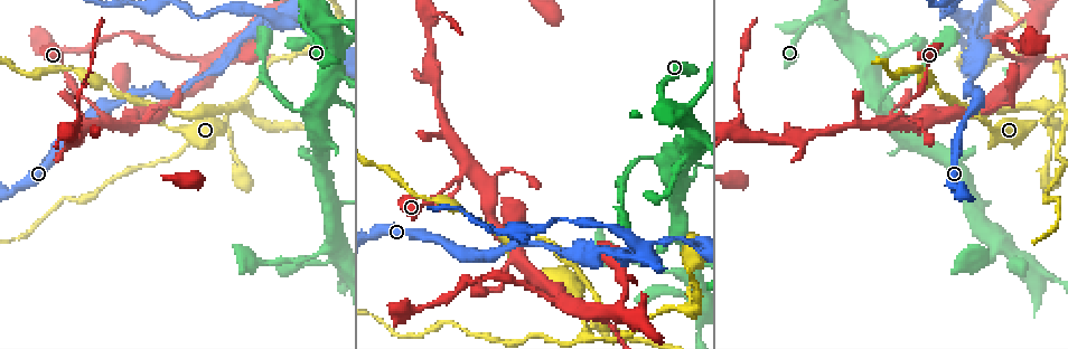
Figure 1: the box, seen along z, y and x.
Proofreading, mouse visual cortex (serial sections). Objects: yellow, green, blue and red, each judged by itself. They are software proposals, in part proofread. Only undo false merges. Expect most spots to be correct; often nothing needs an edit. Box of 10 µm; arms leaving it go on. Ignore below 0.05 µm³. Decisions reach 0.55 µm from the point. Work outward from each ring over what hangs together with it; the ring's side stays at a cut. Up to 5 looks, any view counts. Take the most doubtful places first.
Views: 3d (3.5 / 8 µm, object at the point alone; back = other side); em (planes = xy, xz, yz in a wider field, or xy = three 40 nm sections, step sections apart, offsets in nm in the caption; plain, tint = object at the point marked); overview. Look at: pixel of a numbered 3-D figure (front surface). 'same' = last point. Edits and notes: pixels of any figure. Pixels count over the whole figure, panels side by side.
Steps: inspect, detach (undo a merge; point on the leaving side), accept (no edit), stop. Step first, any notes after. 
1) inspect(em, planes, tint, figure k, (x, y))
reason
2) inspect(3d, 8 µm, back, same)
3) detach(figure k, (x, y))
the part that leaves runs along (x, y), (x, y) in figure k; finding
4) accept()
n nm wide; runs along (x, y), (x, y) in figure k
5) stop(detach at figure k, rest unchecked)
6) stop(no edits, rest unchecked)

inspect(3d, 3.5 µm, figure 1, (582, 320))
a narrow waist

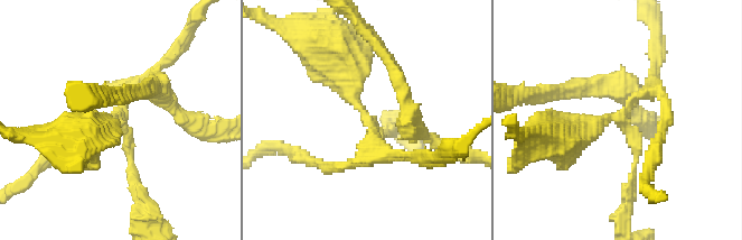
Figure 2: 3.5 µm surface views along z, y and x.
detach(figure 2, (128, 151))
arms of 100, 200, 200, 450 nm; two cells meet here

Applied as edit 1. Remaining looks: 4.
inspect(overview)
redraw

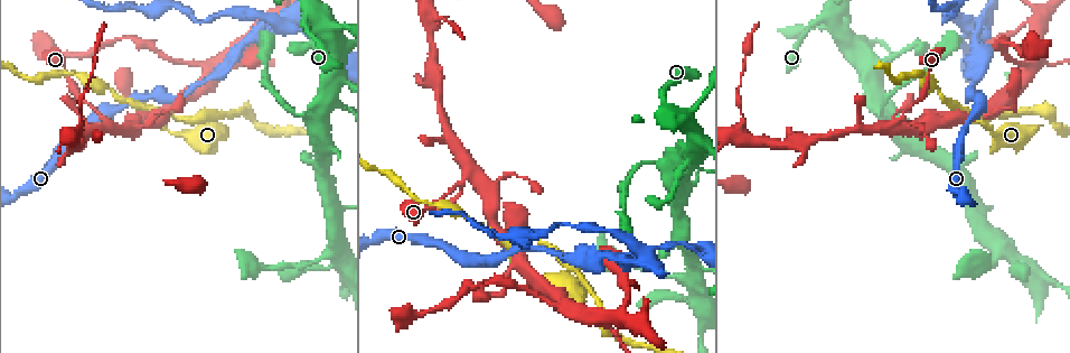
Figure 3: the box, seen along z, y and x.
inspect(3d, 3.5 µm, figure 3, (148, 107))
arms part here

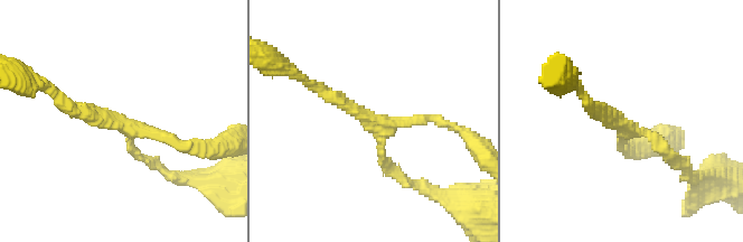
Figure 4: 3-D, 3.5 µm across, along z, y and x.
inspect(em, planes, plain, figure 4, (131, 132))
3 arms; arms of 150, 150, 200 nm

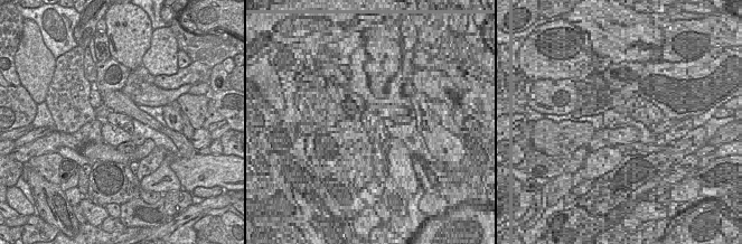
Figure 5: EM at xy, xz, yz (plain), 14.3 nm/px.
inspect(em, planes, tint, same)
with the object marked

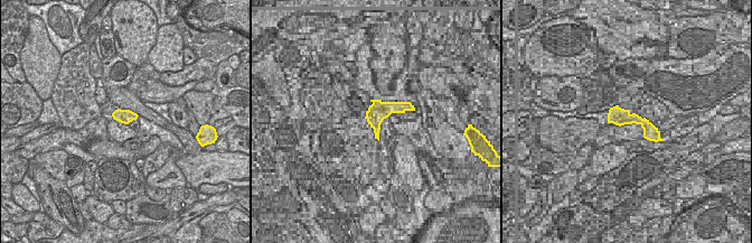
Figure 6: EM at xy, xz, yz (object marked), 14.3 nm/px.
accept()
runs along (408, 184), (381, 158), (381, 129), (450, 123) in figure 4; all the same cell

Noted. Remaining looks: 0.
stop(detach at figure 2, rest unchecked)

